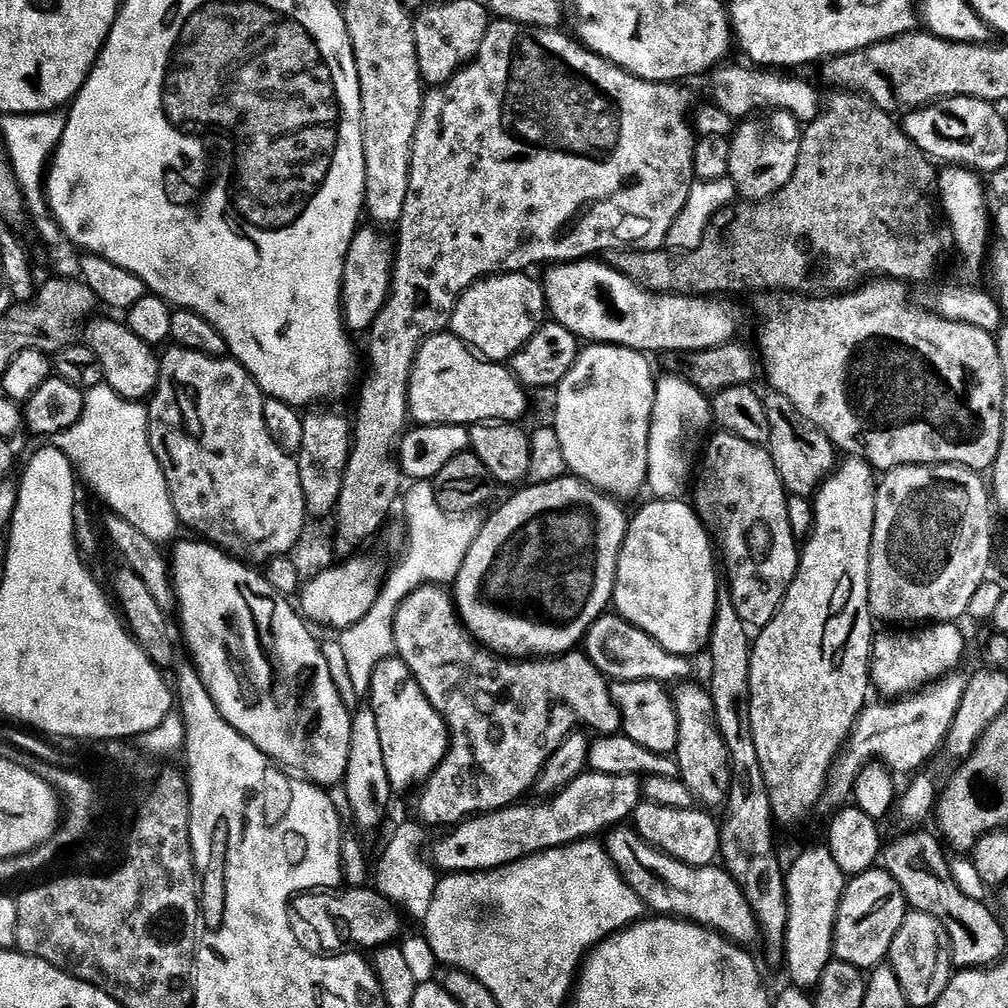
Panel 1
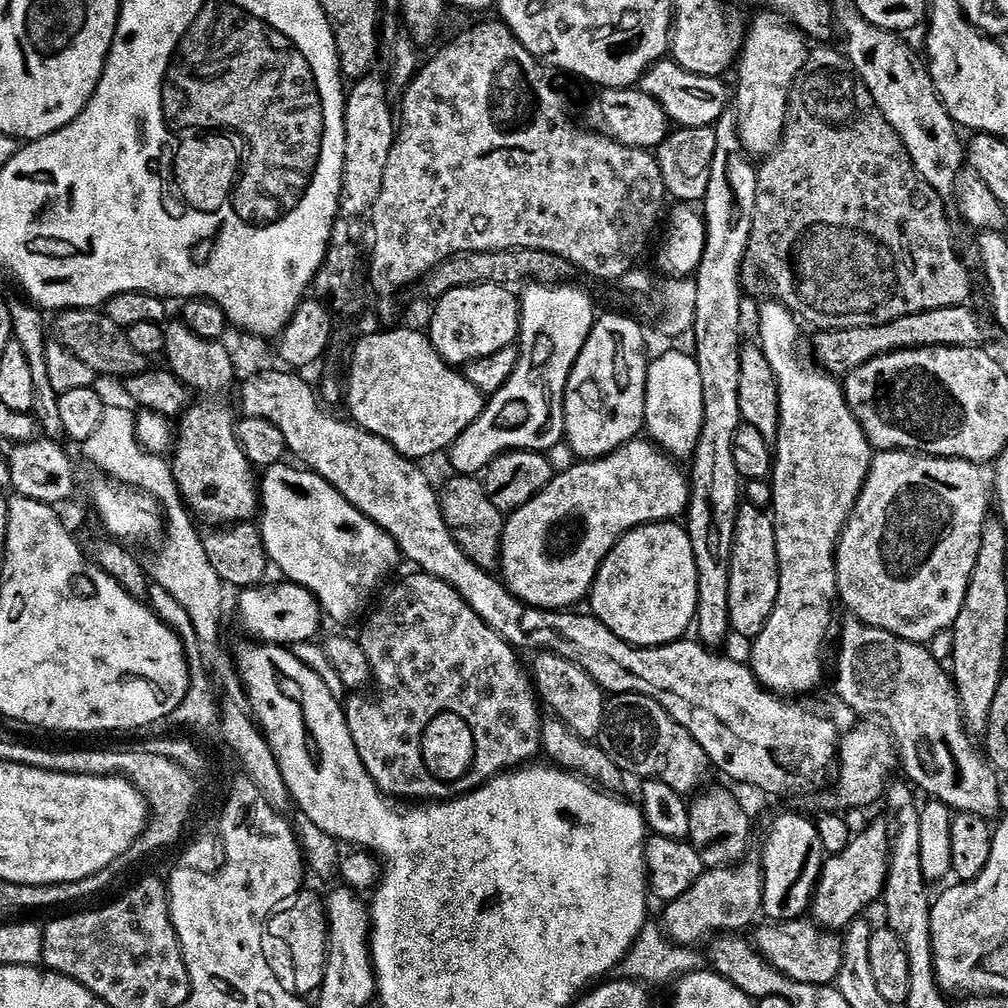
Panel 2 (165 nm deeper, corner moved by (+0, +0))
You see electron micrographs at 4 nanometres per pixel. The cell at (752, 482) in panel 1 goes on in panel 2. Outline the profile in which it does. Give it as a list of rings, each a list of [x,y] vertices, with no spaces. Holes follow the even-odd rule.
[[[745,503],[736,523],[736,541],[732,551],[730,574],[730,616],[735,635],[755,638],[762,634],[780,589],[780,562],[776,545],[776,526],[767,511]]]

